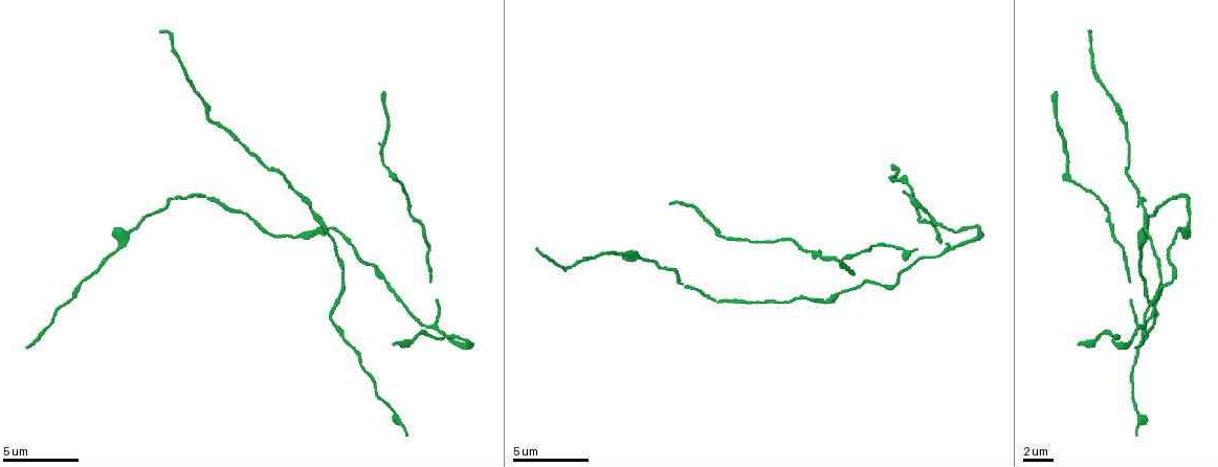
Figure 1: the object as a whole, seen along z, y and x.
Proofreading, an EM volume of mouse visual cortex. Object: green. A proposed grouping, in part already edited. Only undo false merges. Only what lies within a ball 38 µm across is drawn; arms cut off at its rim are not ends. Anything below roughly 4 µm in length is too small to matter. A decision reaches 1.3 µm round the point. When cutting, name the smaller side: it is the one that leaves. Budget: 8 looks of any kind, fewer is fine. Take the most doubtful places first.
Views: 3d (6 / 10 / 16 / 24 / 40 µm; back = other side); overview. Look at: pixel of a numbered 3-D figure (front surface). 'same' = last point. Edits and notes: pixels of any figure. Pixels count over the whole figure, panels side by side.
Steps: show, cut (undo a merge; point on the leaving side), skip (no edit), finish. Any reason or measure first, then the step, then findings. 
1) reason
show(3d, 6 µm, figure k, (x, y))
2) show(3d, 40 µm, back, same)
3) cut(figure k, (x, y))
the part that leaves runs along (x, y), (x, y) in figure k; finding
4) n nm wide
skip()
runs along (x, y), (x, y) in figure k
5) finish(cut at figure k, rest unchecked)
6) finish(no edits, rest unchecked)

a fork
show(3d, 16 µm, figure 1, (869, 282))

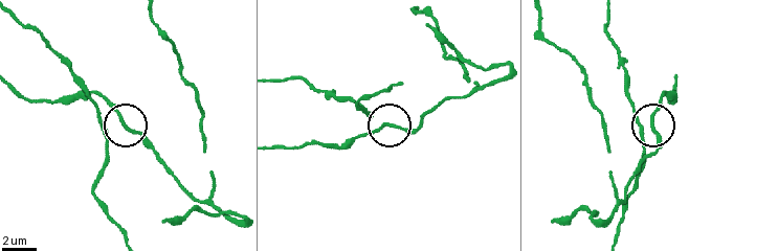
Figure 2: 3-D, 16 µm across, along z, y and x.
3 arms
skip()
continuous, no second neuron

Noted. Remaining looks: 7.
show(3d, 10 µm, figure 1, (841, 261))

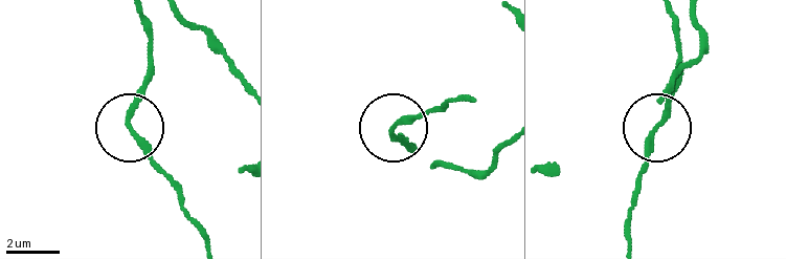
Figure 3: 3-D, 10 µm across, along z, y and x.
skip()
all the same neuron

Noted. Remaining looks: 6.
thick turns thin
show(3d, 16 µm, figure 1, (1139, 251))

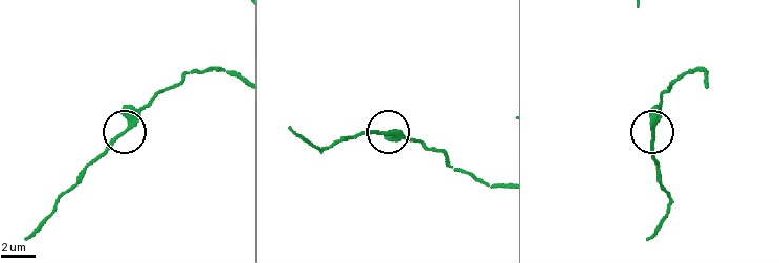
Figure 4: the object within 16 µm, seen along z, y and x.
from behind
show(3d, 16 µm, back, figure 4, (123, 133))

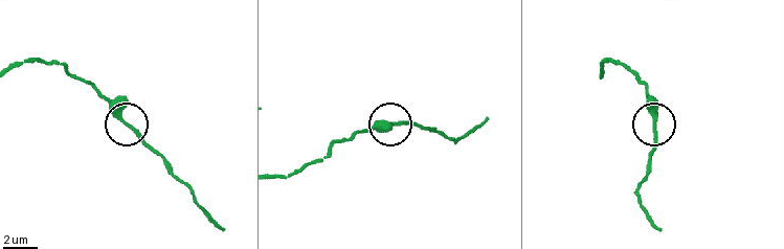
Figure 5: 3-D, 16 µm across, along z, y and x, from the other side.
skip()
runs along (13, 68), (50, 61), (85, 80), (168, 165) in figure 5; one neuron here

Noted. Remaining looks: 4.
sudden change in width
show(3d, 6 µm, figure 1, (775, 243))

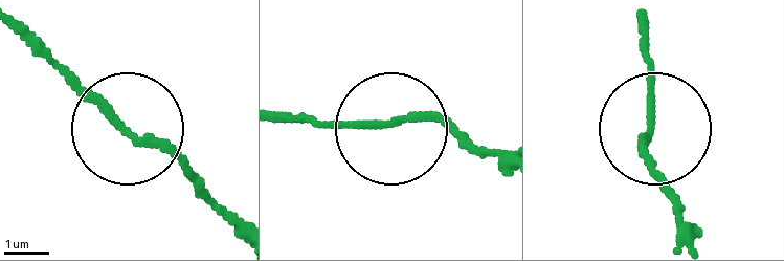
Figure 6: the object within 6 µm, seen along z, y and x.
show(3d, 6 µm, back, figure 6, (387, 122))

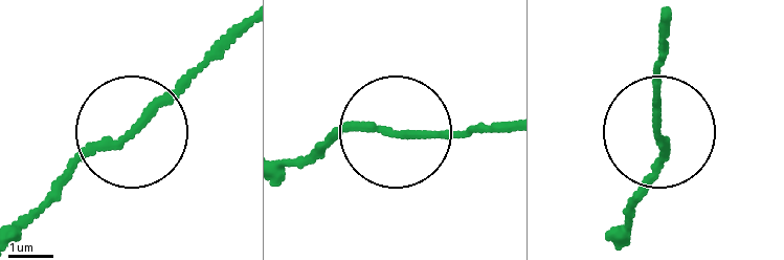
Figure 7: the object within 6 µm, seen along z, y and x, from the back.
160 nm wide
skip()
continuous, no second neuron

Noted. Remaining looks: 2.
finish(no edits, rest unchecked)

